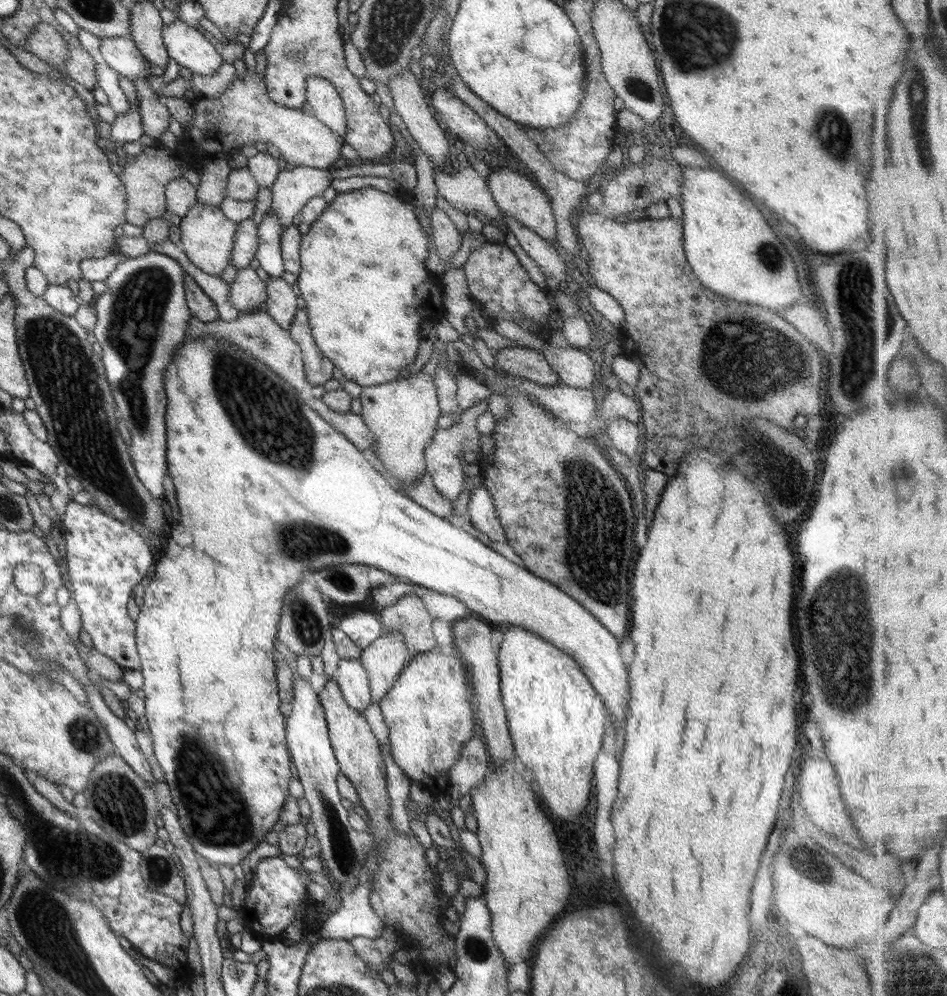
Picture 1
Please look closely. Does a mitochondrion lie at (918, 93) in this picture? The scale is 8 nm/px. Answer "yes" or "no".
yes

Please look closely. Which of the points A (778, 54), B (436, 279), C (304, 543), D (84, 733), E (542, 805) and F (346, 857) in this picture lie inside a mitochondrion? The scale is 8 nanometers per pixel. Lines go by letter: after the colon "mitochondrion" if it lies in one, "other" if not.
A: other
B: other
C: mitochondrion
D: mitochondrion
E: other
F: mitochondrion

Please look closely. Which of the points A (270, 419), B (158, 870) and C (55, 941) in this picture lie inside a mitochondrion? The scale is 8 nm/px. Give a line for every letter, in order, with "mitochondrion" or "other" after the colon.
A: mitochondrion
B: mitochondrion
C: mitochondrion

